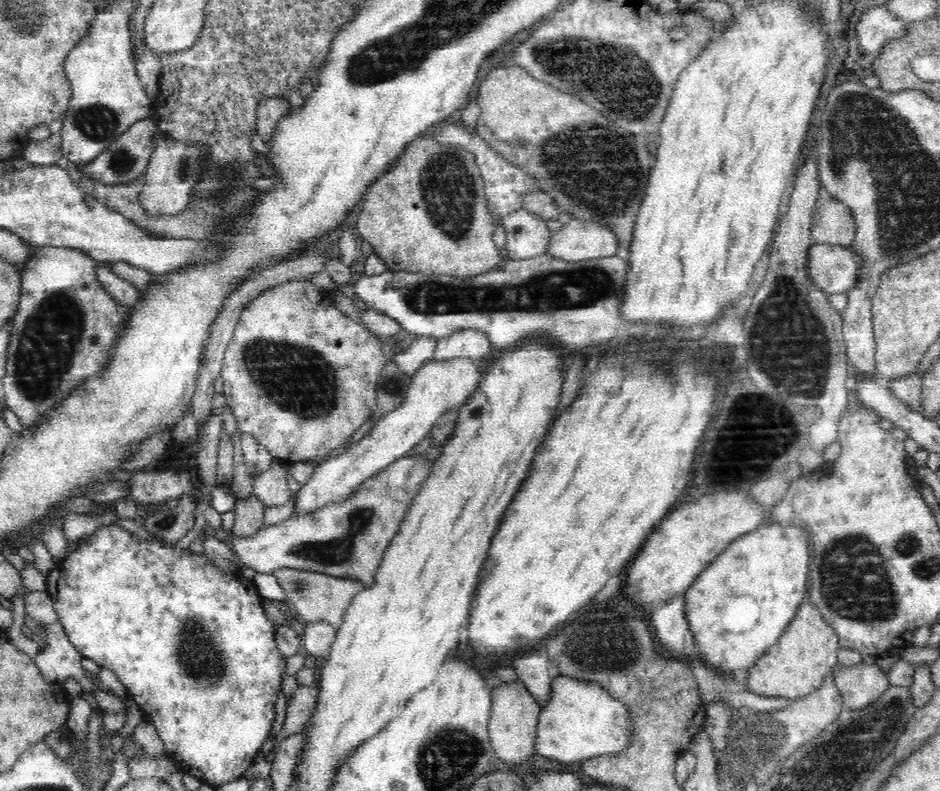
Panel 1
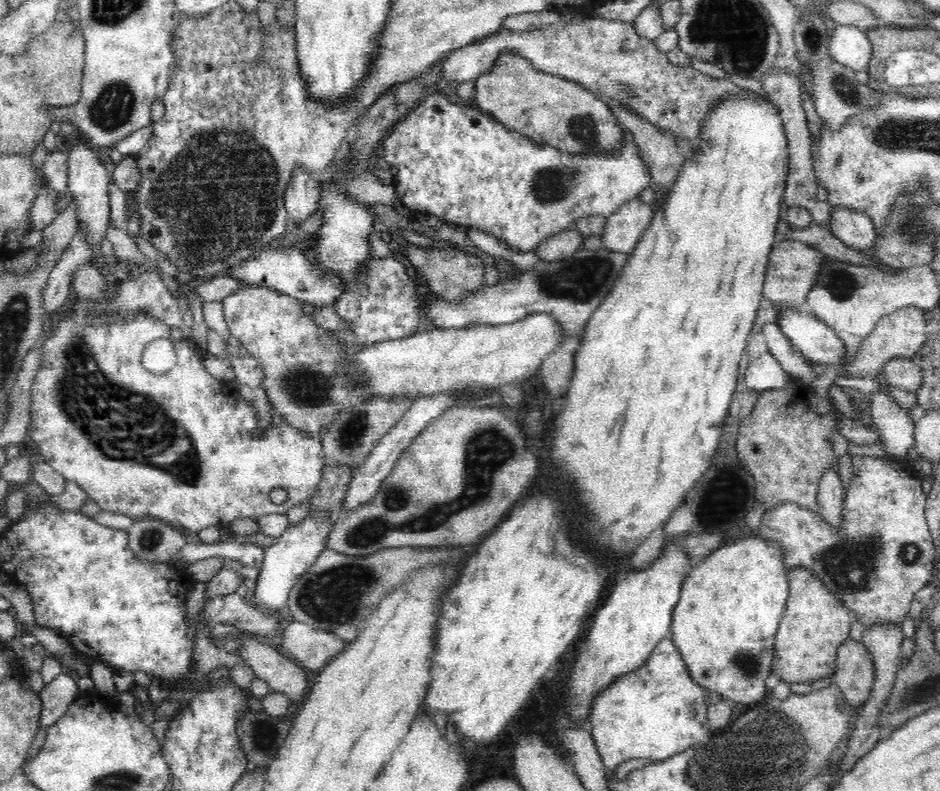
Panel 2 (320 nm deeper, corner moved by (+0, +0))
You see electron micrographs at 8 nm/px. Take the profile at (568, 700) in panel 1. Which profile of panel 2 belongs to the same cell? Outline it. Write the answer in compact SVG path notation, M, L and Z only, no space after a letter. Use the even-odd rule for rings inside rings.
M669 635L658 642L648 660L638 670L618 676L616 680L610 681L598 696L594 696L587 722L591 728L589 732L593 744L596 745L597 756L600 757L604 769L611 774L620 764L635 758L652 759L655 762L666 760L694 743L707 739L712 732L707 724L711 690L694 680L682 653Z

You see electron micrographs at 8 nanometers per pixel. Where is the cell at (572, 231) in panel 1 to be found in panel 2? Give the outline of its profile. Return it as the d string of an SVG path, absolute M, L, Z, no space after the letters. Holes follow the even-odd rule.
M638 198L624 201L614 214L604 220L604 228L599 235L603 248L629 255L642 232L650 226L653 214L650 204Z

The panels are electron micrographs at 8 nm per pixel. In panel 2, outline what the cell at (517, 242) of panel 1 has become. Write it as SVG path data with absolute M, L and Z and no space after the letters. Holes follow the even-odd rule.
M566 228L562 232L544 237L533 251L540 261L564 260L575 253L575 250L582 248L583 238L574 228Z

